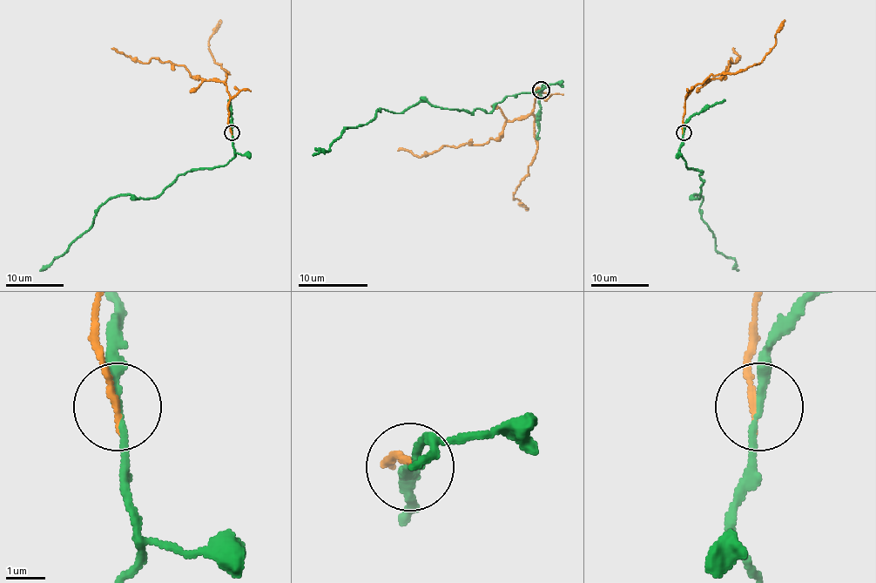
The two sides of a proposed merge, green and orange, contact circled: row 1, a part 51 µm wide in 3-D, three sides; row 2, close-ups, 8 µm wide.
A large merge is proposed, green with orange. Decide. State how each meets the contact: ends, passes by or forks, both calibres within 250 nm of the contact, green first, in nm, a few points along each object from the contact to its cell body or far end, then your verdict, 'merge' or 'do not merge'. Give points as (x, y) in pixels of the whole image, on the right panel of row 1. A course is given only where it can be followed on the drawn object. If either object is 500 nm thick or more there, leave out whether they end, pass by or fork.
green passes by; orange ends there; 200 nm thick on the green side, 190 nm on the other; green runs (683, 133), (686, 166), (704, 171), (699, 197), (693, 196), (704, 197), (702, 220), (715, 248), (738, 270); orange runs (683, 133), (686, 97), (705, 80), (721, 79), (730, 66), (730, 58), (734, 63), (740, 57), (732, 49); do not merge

